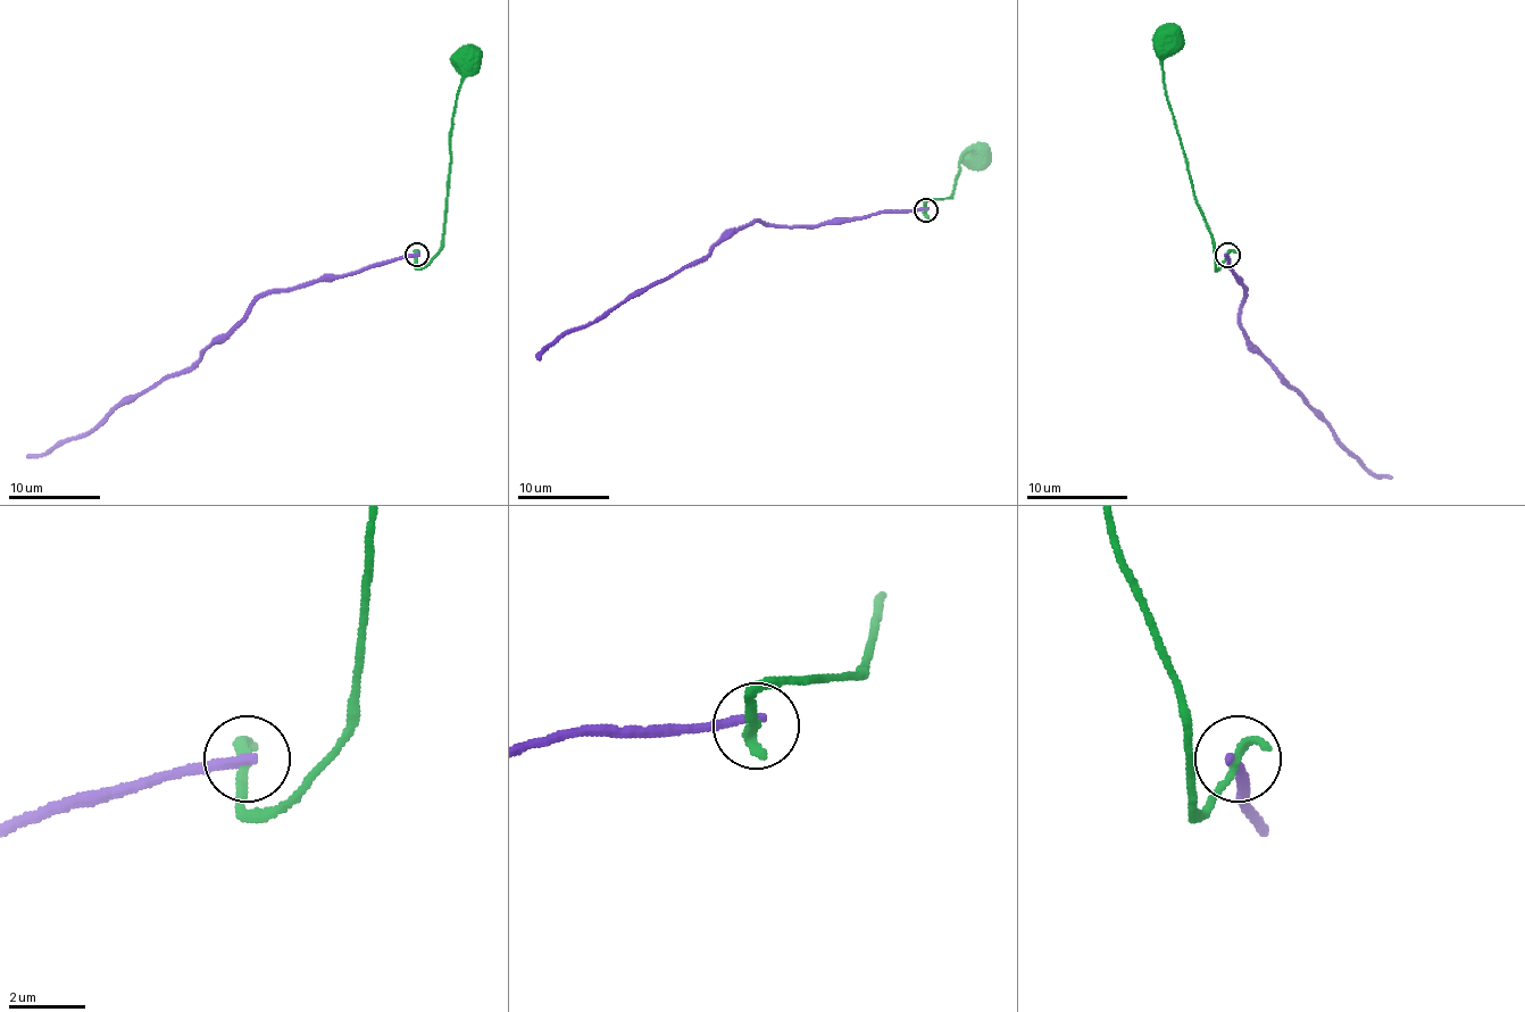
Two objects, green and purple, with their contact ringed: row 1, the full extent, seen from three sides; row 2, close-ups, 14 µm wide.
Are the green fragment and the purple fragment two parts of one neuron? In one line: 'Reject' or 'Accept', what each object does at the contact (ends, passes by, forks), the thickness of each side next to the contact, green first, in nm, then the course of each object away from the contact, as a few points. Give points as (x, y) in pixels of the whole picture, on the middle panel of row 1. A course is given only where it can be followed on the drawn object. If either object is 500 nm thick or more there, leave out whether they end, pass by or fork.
Reject. At the ring green ends. At the ring purple ends. Thickness 300 nm (green) against 280 nm. Course of green: (925, 209), (925, 202), (950, 196), (963, 156), (976, 151). Course of purple: (925, 209), (877, 212), (819, 225), (750, 221), (699, 263), (630, 295), (598, 320), (567, 330), (535, 357)

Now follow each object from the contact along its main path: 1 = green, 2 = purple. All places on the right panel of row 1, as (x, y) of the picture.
1: (1226, 254), (1216, 266), (1168, 101), (1160, 46), (1163, 38)
2: (1226, 254), (1230, 266), (1244, 284), (1239, 325), (1249, 343), (1321, 414), (1374, 475), (1389, 478)

